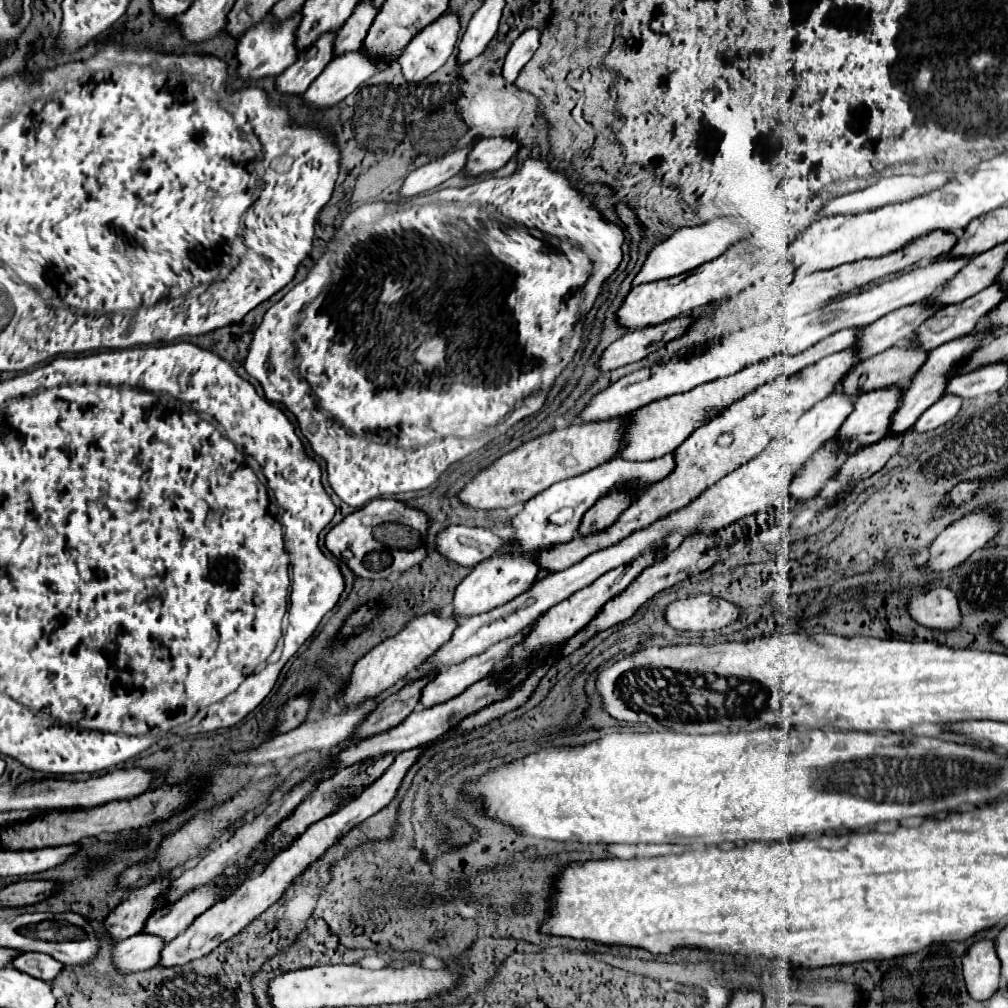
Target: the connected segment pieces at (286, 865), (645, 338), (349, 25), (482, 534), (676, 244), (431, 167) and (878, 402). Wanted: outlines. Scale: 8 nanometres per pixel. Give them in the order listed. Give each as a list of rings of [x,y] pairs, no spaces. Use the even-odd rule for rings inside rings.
[[[422,747],[396,753],[394,763],[384,771],[384,775],[380,775],[380,779],[376,779],[370,787],[366,787],[356,799],[352,799],[348,805],[340,807],[332,815],[326,815],[324,819],[312,823],[288,847],[288,851],[282,851],[282,855],[276,855],[276,859],[272,859],[272,863],[264,869],[262,875],[258,875],[256,879],[244,881],[242,887],[234,895],[230,895],[228,899],[222,899],[222,901],[214,903],[206,913],[198,915],[194,919],[194,923],[182,935],[178,935],[174,941],[166,943],[164,949],[162,949],[162,955],[160,955],[160,965],[162,967],[176,967],[176,965],[184,965],[188,961],[200,959],[200,957],[208,955],[212,949],[216,949],[224,939],[230,939],[232,935],[240,933],[252,919],[256,919],[256,915],[260,915],[272,903],[276,903],[282,897],[282,893],[286,891],[288,883],[292,883],[296,879],[296,875],[300,875],[300,871],[304,871],[312,861],[316,861],[330,845],[334,845],[340,837],[344,837],[352,827],[356,827],[358,823],[362,823],[370,815],[374,815],[380,809],[384,809],[394,799],[394,795],[396,795],[396,791],[400,787],[400,781],[402,781],[404,773],[406,773],[406,769],[418,759],[420,753],[422,753]]]
[[[676,317],[676,319],[670,319],[660,325],[652,325],[652,327],[644,327],[644,329],[626,333],[624,337],[620,337],[612,345],[608,345],[608,349],[602,353],[602,357],[598,361],[598,369],[604,373],[604,371],[618,369],[622,365],[640,361],[648,353],[664,347],[668,341],[684,335],[684,331],[690,325],[692,325],[690,317]]]
[[[358,3],[350,19],[344,23],[344,27],[336,33],[334,39],[334,55],[342,55],[348,51],[356,51],[362,47],[364,35],[368,33],[368,27],[372,25],[376,17],[376,9],[370,3]]]
[[[450,525],[436,535],[436,549],[448,561],[454,561],[464,567],[474,567],[480,561],[492,557],[504,549],[504,539],[496,537],[490,529],[468,527],[468,525]]]
[[[720,217],[720,219],[708,221],[708,223],[698,225],[698,227],[682,227],[678,231],[674,231],[668,239],[660,241],[648,253],[642,269],[632,279],[632,285],[636,287],[636,285],[642,285],[642,283],[652,283],[652,281],[660,281],[660,279],[682,275],[684,271],[692,271],[692,269],[700,267],[702,263],[708,263],[708,261],[719,257],[728,247],[732,247],[740,239],[746,239],[748,235],[750,235],[750,231],[742,223],[732,221],[730,217]],[[684,243],[688,243],[688,249],[684,247]]]
[[[472,145],[466,147],[466,149],[454,151],[454,153],[446,155],[446,157],[440,157],[440,159],[436,159],[436,161],[424,165],[424,167],[412,171],[412,173],[404,179],[404,183],[402,183],[400,191],[398,191],[398,197],[400,197],[400,199],[408,199],[408,197],[422,195],[422,193],[426,193],[426,191],[438,187],[438,185],[444,183],[446,179],[454,177],[456,173],[462,171],[462,167],[464,167],[464,163],[466,163],[466,155],[470,153],[470,149],[472,149]]]
[[[890,387],[860,395],[854,403],[854,411],[836,435],[840,435],[840,439],[852,439],[854,453],[860,451],[860,447],[868,447],[884,439],[890,429],[890,417],[900,403],[902,393],[902,387]]]

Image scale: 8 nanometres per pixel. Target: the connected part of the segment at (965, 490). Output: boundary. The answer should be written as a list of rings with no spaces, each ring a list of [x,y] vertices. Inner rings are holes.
[[[974,479],[974,481],[964,481],[964,483],[956,485],[956,487],[950,491],[950,499],[952,499],[954,503],[962,503],[962,501],[970,499],[970,495],[972,495],[978,487],[982,487],[982,485],[984,485],[984,481],[978,481],[978,479]]]

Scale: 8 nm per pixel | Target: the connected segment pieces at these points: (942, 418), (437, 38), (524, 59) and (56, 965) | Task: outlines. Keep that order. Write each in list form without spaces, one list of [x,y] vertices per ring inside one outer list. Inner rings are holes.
[[[946,395],[942,399],[938,399],[932,407],[928,407],[920,417],[918,421],[914,423],[914,431],[916,433],[924,433],[924,431],[932,431],[944,423],[948,423],[950,419],[956,417],[956,413],[960,411],[964,399],[956,397],[956,395]]]
[[[444,13],[440,19],[424,27],[398,59],[404,79],[420,83],[434,71],[438,71],[454,53],[458,31],[458,15],[454,13]]]
[[[530,29],[530,31],[524,31],[516,41],[514,45],[510,47],[508,55],[506,55],[506,61],[504,61],[504,67],[502,67],[502,77],[506,83],[514,83],[520,75],[520,69],[532,59],[534,51],[538,49],[538,43],[540,41],[540,29]]]
[[[20,953],[12,961],[12,967],[16,967],[18,971],[24,971],[36,979],[52,981],[62,971],[64,965],[44,953]]]

